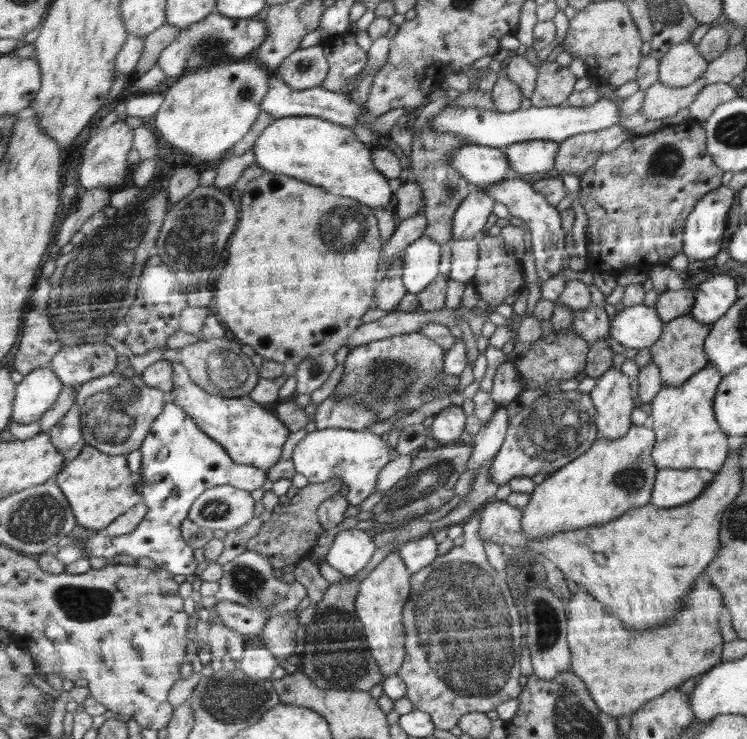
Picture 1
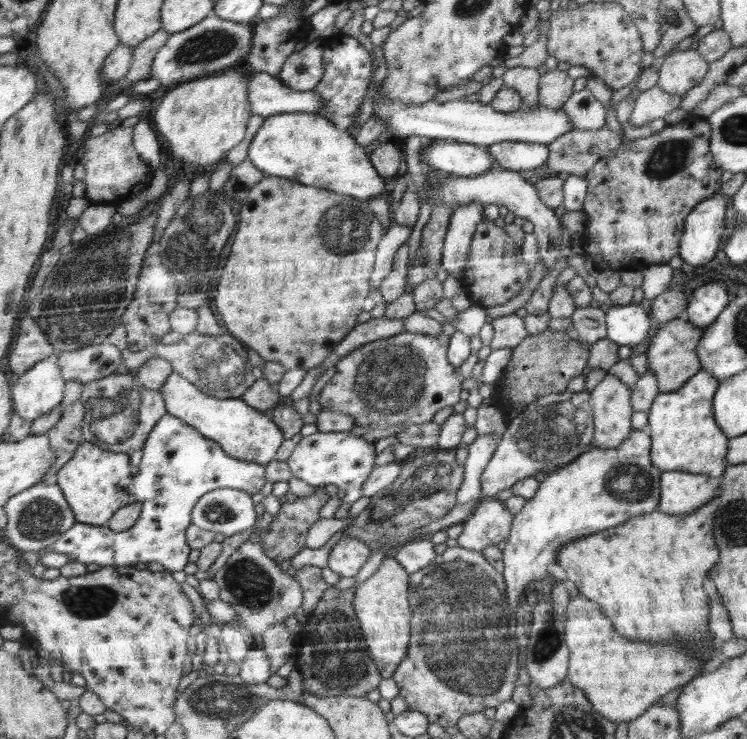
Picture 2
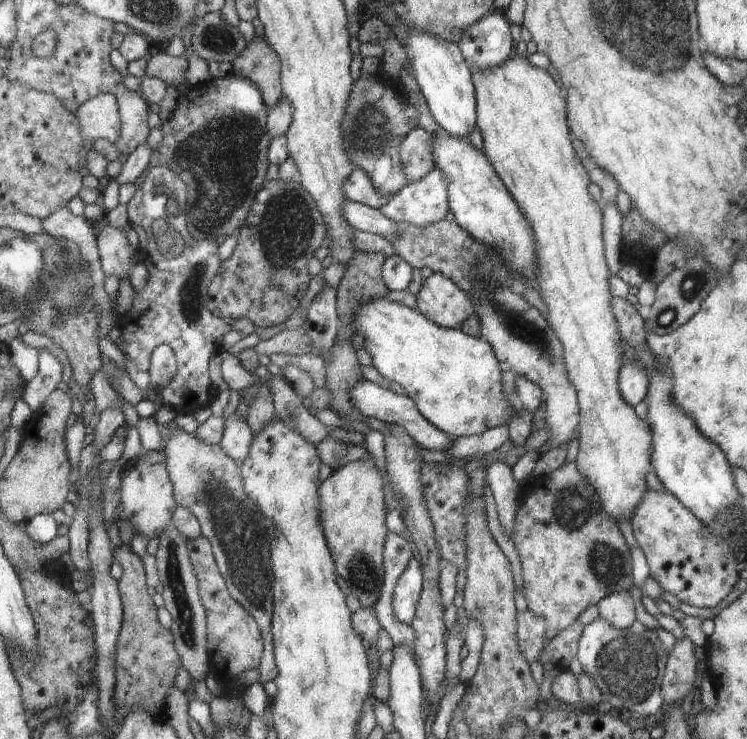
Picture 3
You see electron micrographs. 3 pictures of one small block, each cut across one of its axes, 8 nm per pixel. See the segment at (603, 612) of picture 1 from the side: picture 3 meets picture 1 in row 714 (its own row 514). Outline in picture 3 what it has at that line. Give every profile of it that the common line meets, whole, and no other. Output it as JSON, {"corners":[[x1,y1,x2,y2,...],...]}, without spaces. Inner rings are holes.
{"corners":[[513,52,506,61,483,71,471,71,475,90,478,98,478,130,482,135,484,154,488,160,492,162,494,170,496,170,498,176,504,182,507,190,511,193,512,198,519,205,519,209,523,211,524,216,531,223,531,227,535,231,535,237,537,240,537,262,539,263,539,272,537,273,537,286,538,292,541,294,542,300,545,304,544,310,546,317,548,317,549,325,552,326,552,330,556,333,556,336,560,339,560,342,564,345,564,360,567,368,568,378,570,382,575,386,575,389,579,391,579,403,580,403,580,451,575,460,575,463,579,467,579,471,596,487,599,497,603,502,603,509,615,520,618,521,621,518,630,518,631,514,638,509,642,502,642,498,646,496,648,486,646,485,646,473,651,470,652,462,652,442,653,438,650,438,650,428,648,428,648,421,640,420,632,406,624,400,622,392,619,390,619,374,623,366,622,360,620,360,620,333,617,327,616,319,612,314,610,288,608,288,608,278,610,274,608,271,610,268,606,268,604,262,604,254,602,254,602,248,605,248,605,244,602,244,602,210,591,196,588,190,588,185,591,183,591,178,588,174,588,169,582,163,573,146,570,126,568,126,568,104,566,104,566,96,564,90,559,88,552,79,552,76,542,70,542,68,534,66,529,60,528,56,520,56,517,52]]}

